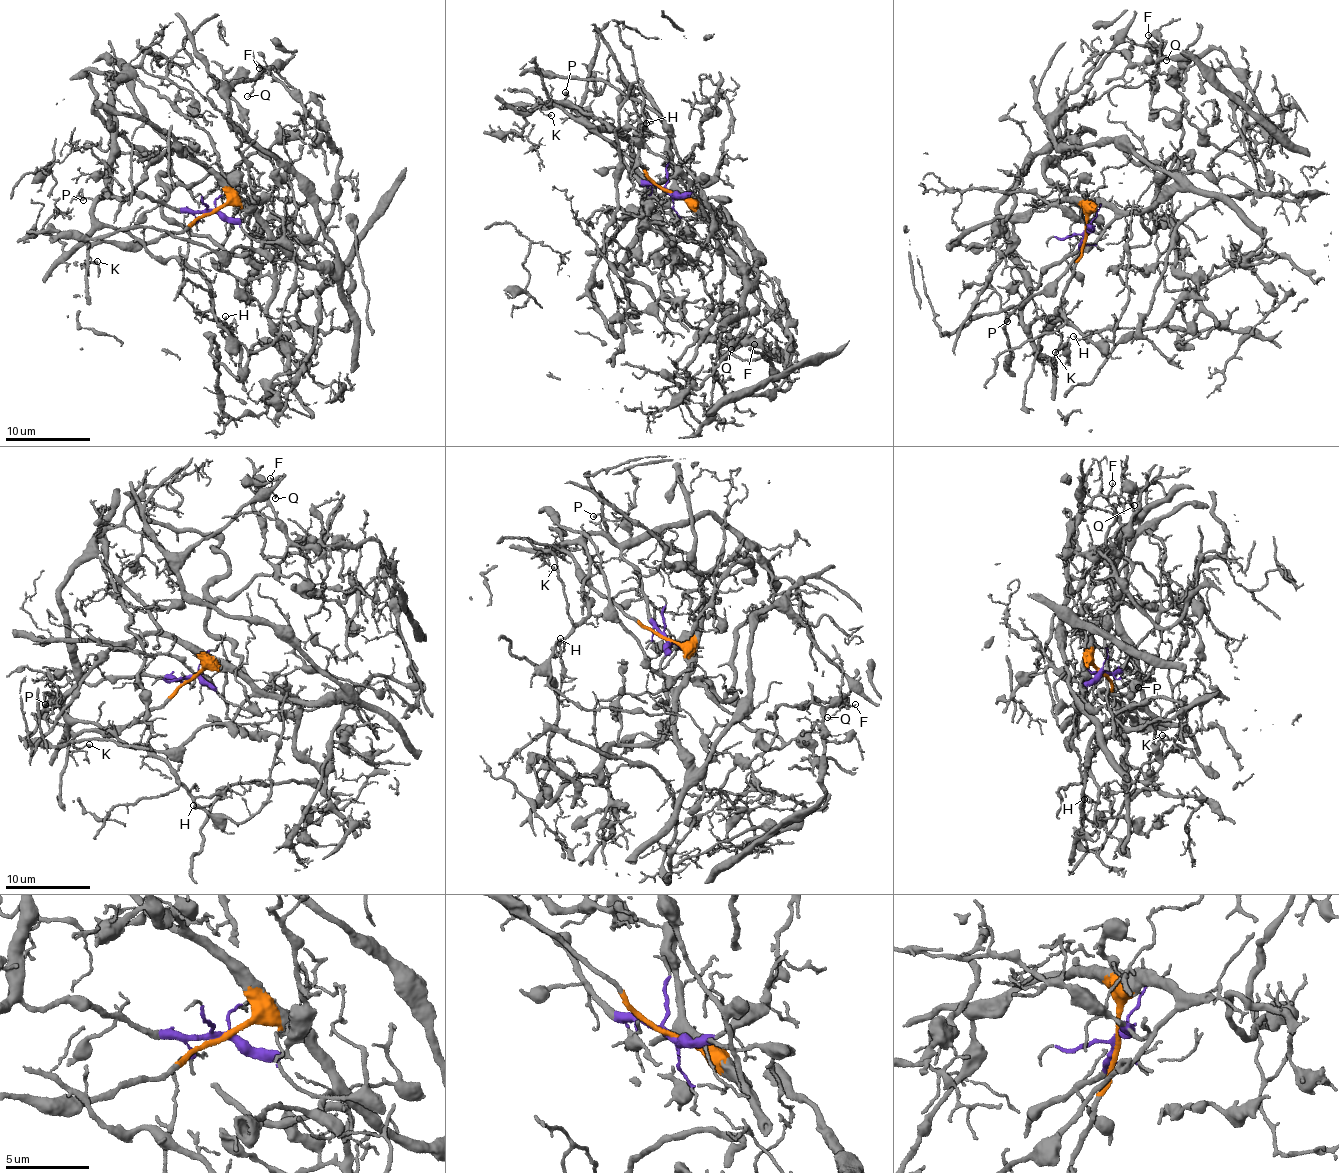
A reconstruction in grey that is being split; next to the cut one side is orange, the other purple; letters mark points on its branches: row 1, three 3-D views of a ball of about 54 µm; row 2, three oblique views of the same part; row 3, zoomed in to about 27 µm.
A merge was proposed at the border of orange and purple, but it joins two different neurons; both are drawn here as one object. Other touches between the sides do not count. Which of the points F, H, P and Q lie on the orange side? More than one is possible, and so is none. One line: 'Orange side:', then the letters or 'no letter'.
Orange side: F, Q

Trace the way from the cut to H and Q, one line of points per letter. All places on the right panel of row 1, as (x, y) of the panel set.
H: (1085, 231), (1043, 271), (1023, 311), (1027, 325), (1058, 309), (1088, 340), (1074, 335)
Q: (1085, 231), (1098, 206), (1154, 208), (1175, 179), (1111, 142), (1058, 143), (1055, 115), (1123, 40), (1167, 60)

